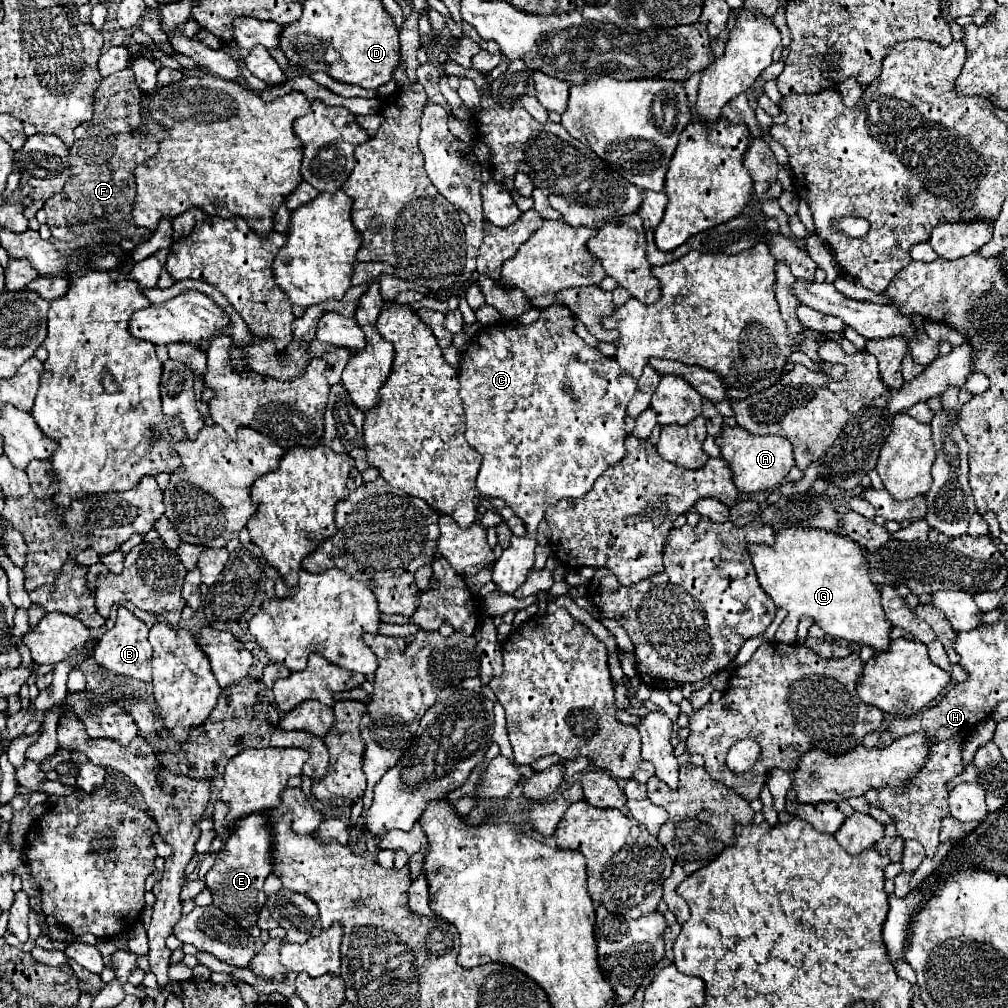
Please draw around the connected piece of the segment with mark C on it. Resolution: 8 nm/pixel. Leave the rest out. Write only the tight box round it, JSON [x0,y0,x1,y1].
[458,303,636,595]

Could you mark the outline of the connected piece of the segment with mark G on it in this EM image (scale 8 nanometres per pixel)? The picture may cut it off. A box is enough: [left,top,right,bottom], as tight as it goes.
[748,527,892,651]

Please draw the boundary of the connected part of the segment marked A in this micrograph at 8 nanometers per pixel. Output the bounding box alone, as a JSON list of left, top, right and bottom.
[716,425,794,493]

